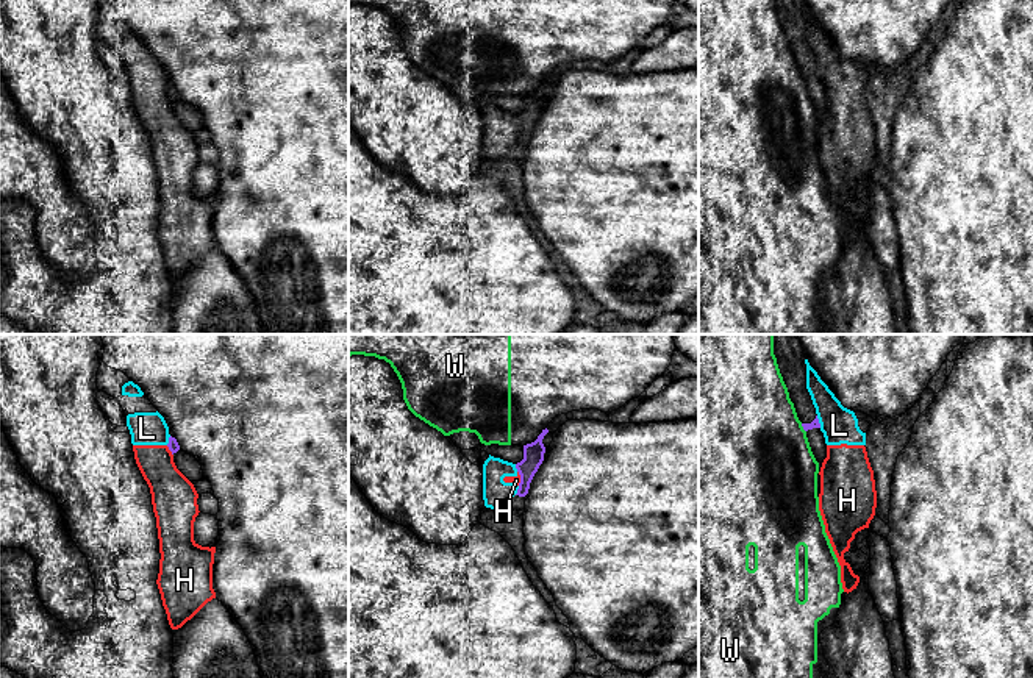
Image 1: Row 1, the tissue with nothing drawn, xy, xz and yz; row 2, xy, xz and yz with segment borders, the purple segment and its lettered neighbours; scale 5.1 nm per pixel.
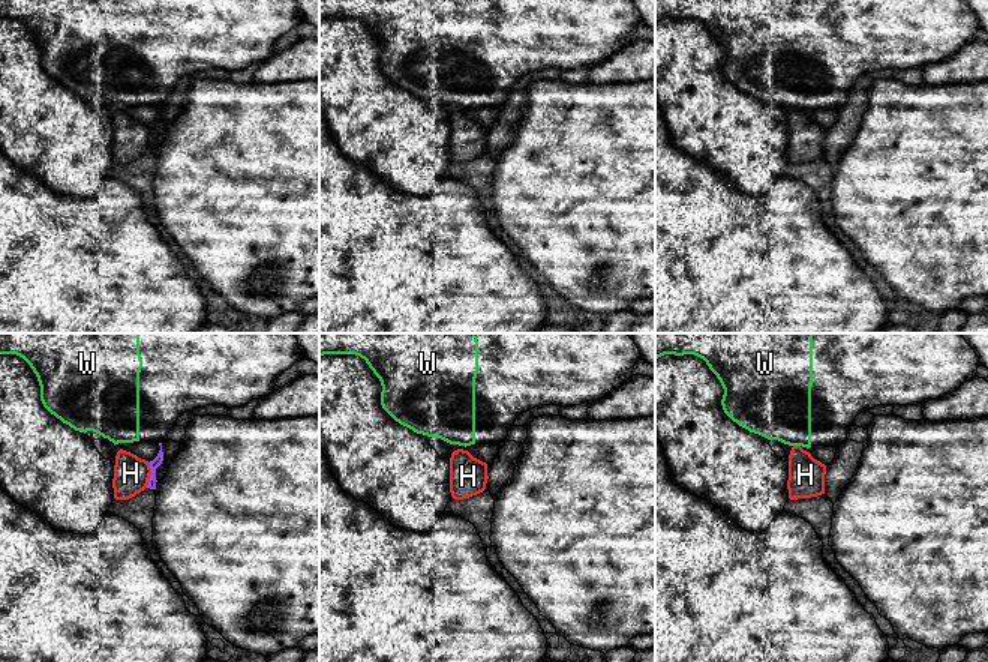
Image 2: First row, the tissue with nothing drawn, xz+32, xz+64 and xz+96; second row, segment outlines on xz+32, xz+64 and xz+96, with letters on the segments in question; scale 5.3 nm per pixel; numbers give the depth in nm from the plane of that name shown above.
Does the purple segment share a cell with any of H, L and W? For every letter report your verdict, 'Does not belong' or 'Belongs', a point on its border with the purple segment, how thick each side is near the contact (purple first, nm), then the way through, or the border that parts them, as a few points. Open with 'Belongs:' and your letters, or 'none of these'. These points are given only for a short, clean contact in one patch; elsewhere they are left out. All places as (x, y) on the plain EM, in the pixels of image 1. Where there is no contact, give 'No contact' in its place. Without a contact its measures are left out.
Belongs: none of these
H: Does not belong. Touches purple at xz (521, 128). Thickness 110 nm (purple) against 40 nm. Boundary: xz (518, 121), (519, 135)
L: Does not belong. Touches purple at xz (518, 141). Thickness 110 nm (purple) against 140 nm
W: Does not belong. Touches purple at yz (804, 78). Thickness 50 nm (purple) against 500 nm

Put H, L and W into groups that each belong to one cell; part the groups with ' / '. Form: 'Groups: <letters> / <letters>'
Groups: H L / W

